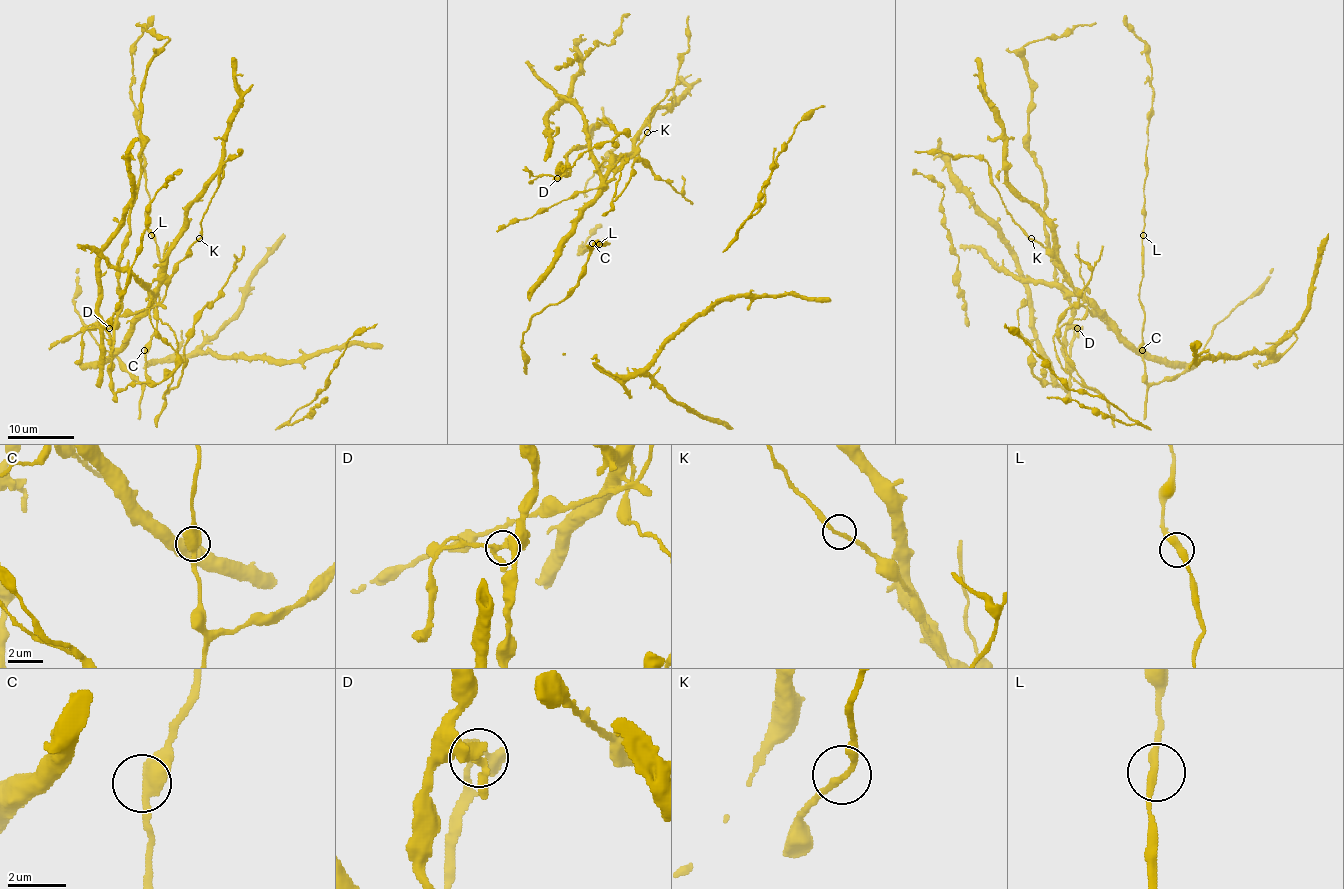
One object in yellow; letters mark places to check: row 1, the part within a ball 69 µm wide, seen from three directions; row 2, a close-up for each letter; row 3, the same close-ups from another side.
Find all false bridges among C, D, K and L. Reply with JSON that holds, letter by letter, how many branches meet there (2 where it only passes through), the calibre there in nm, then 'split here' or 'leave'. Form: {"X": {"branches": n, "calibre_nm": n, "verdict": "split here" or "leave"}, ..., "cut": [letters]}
{"C": {"branches": 2, "calibre_nm": 500, "verdict": "leave"}, "D": {"branches": 3, "calibre_nm": 280, "verdict": "split here"}, "K": {"branches": 2, "calibre_nm": 190, "verdict": "leave"}, "L": {"branches": 2, "calibre_nm": 360, "verdict": "leave"}, "cut": ["D"]}

